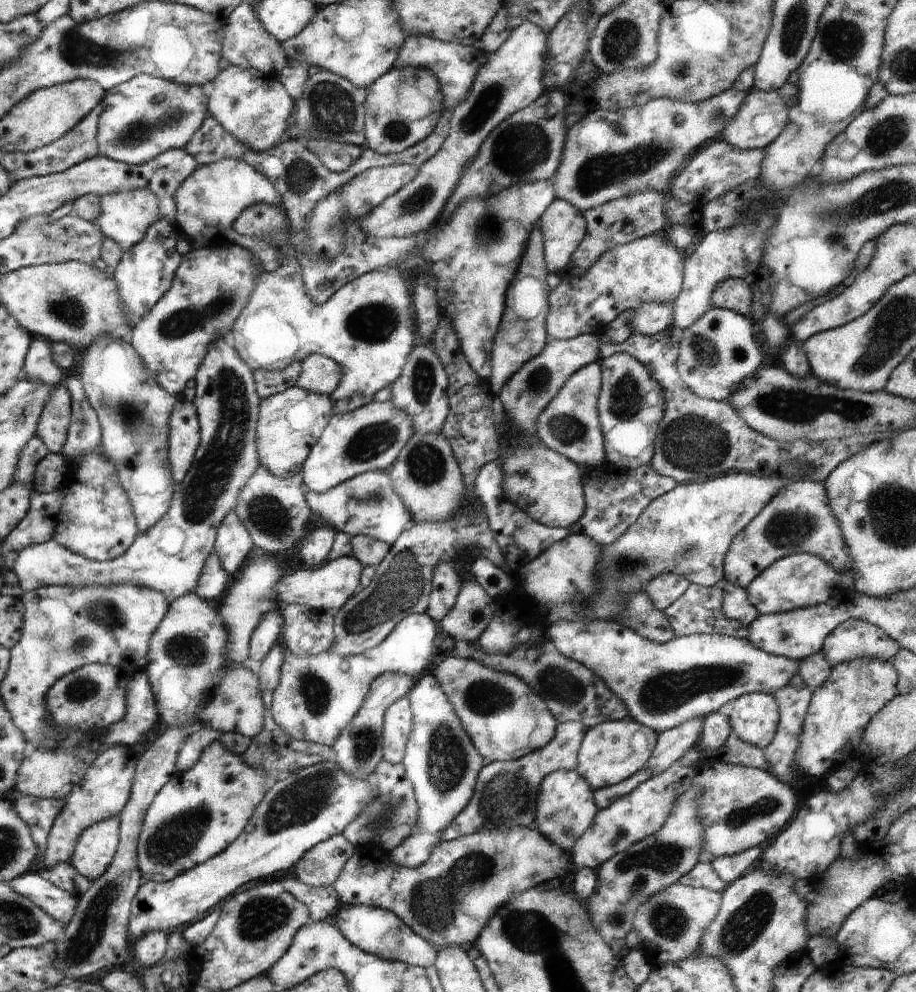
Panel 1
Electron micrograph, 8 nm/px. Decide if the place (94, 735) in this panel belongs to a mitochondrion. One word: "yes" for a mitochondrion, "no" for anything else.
no

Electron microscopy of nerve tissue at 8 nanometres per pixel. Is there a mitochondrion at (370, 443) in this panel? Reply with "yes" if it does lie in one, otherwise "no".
yes

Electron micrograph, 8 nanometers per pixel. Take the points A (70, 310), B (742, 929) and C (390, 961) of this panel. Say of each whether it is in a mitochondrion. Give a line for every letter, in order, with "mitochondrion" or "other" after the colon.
A: mitochondrion
B: mitochondrion
C: other

